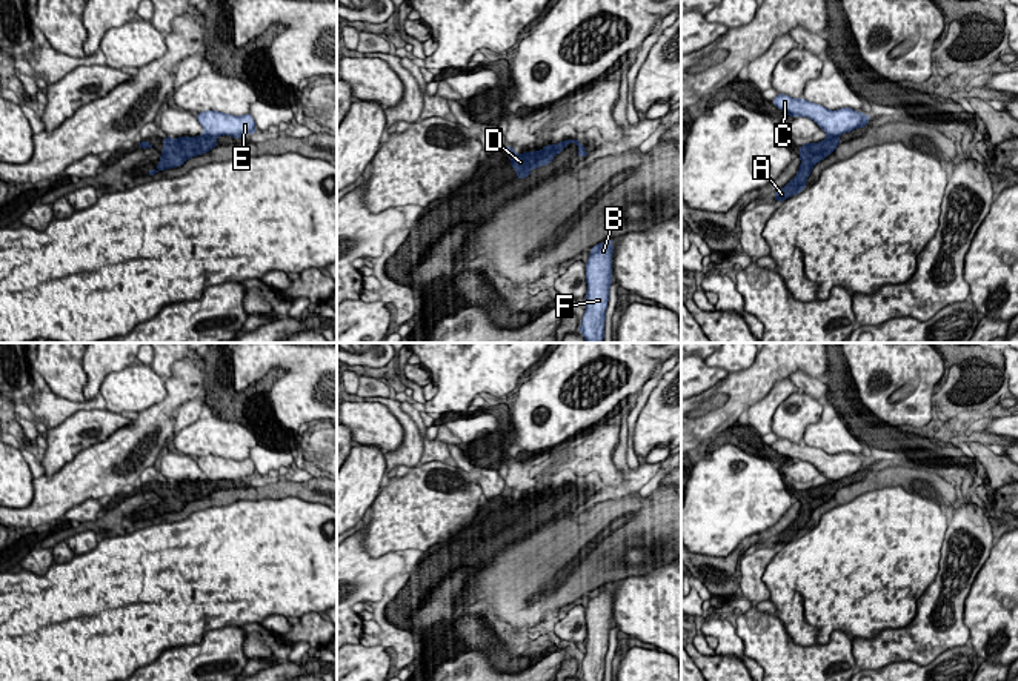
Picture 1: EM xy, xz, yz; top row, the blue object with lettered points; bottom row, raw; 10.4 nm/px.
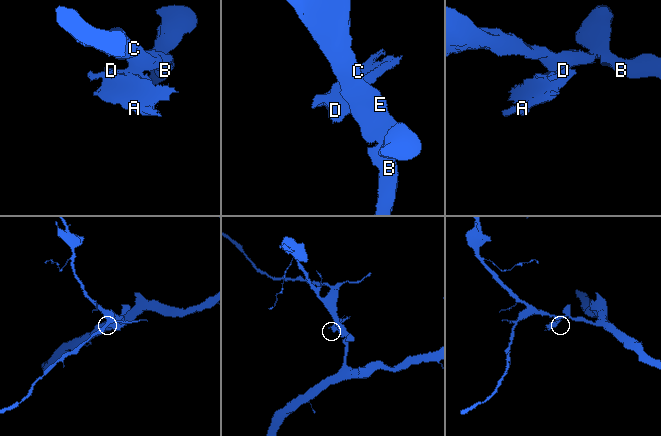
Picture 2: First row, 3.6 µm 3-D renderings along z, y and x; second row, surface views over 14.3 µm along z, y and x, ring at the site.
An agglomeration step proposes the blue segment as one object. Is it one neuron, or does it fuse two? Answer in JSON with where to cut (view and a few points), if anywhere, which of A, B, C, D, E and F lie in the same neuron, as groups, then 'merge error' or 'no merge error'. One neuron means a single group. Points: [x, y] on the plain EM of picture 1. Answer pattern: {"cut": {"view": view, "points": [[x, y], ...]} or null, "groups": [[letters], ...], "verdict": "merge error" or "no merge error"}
{"cut": {"view": "xz", "points": [[565, 485], [557, 497]]}, "groups": [["A", "D"], ["B", "C", "E", "F"]], "verdict": "merge error"}

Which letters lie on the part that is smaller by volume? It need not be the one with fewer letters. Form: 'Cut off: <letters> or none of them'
Cut off: A, D

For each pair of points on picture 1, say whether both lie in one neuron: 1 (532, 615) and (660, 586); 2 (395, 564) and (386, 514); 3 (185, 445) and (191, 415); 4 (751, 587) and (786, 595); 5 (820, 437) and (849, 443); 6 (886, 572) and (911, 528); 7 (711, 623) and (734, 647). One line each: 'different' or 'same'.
1: different
2: different
3: different
4: different
5: same
6: same
7: same

